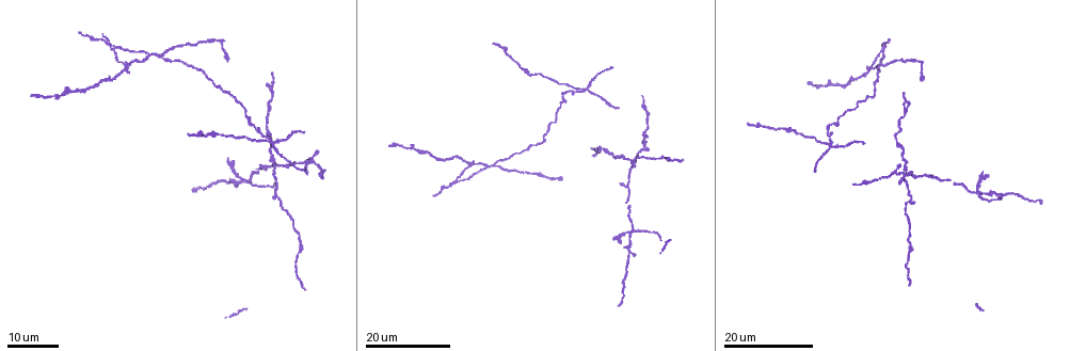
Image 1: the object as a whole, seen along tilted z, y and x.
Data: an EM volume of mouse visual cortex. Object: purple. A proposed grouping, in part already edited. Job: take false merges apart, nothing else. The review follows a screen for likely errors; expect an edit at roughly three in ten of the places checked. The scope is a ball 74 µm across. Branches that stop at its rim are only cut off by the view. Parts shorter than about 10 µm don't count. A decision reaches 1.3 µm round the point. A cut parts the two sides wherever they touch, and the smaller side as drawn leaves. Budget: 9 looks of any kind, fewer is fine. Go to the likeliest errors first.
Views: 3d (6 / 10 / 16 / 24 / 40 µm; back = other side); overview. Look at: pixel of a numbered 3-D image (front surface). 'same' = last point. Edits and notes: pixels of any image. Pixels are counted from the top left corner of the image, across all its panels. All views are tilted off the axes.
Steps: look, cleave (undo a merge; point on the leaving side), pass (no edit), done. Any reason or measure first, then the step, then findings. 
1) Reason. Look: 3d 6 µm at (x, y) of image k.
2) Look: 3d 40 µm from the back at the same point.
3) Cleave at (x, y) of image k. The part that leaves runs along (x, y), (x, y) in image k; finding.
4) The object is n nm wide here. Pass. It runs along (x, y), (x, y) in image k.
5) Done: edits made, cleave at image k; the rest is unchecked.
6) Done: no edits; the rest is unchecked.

Four arms meet. Look: 3d 16 µm at (271, 142) of image 1.

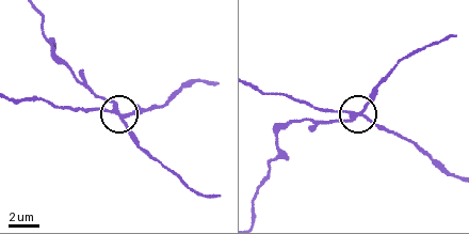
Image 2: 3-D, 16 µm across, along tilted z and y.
Look: 3d 6 µm at (118, 112) of image 2.

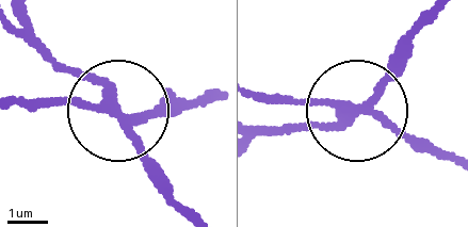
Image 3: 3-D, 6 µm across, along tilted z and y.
Cleave at (60, 103) of image 3. The part that leaves runs along (112, 102), (19, 106) in image 3; two cells meet here.

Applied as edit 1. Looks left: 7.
Look: overview.

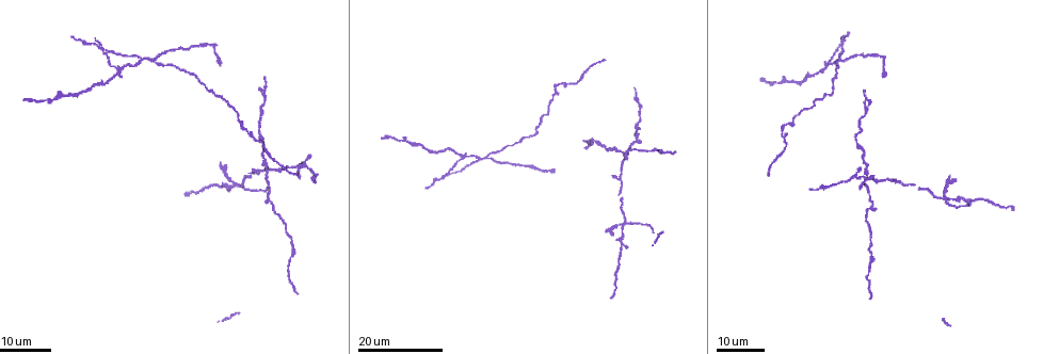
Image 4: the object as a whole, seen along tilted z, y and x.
A fork. Look: 3d 24 µm at (148, 57) of image 4.

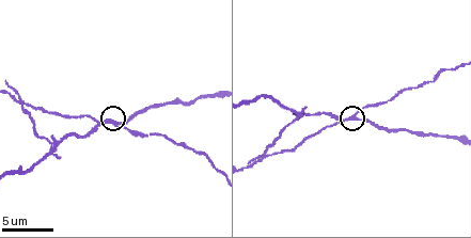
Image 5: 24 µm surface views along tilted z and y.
Look: 3d 6 µm at (354, 117) of image 5.

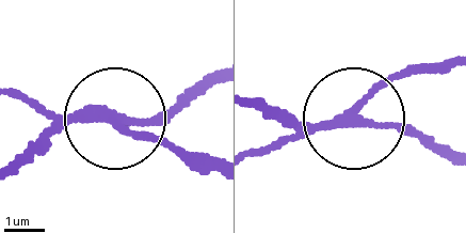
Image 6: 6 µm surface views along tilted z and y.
Look: 3d 6 µm from the back at (110, 118) of image 6.

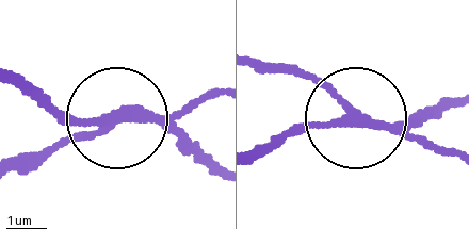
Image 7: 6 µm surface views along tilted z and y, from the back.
The side arm is 35 µm long. Cleave at (182, 148) of image 7. The part that leaves runs along (136, 118), (181, 127), (219, 162) in image 7; two cells meet here.

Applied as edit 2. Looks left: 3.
Sudden change in width. Look: 3d 24 µm at (621, 223) of image 4.

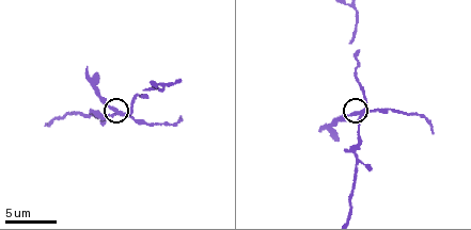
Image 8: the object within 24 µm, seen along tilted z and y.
Look: 3d 6 µm at (358, 116) of image 8.

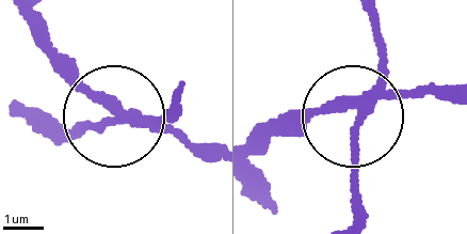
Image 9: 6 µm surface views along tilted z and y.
Cleave at (89, 87) of image 9. The part that leaves runs along (137, 119), (209, 146) in image 9; two cells meet here.

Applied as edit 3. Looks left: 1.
Done: edits made, cleave at image 3, cleave at image 7, cleave at image 9; the rest is unchecked.

